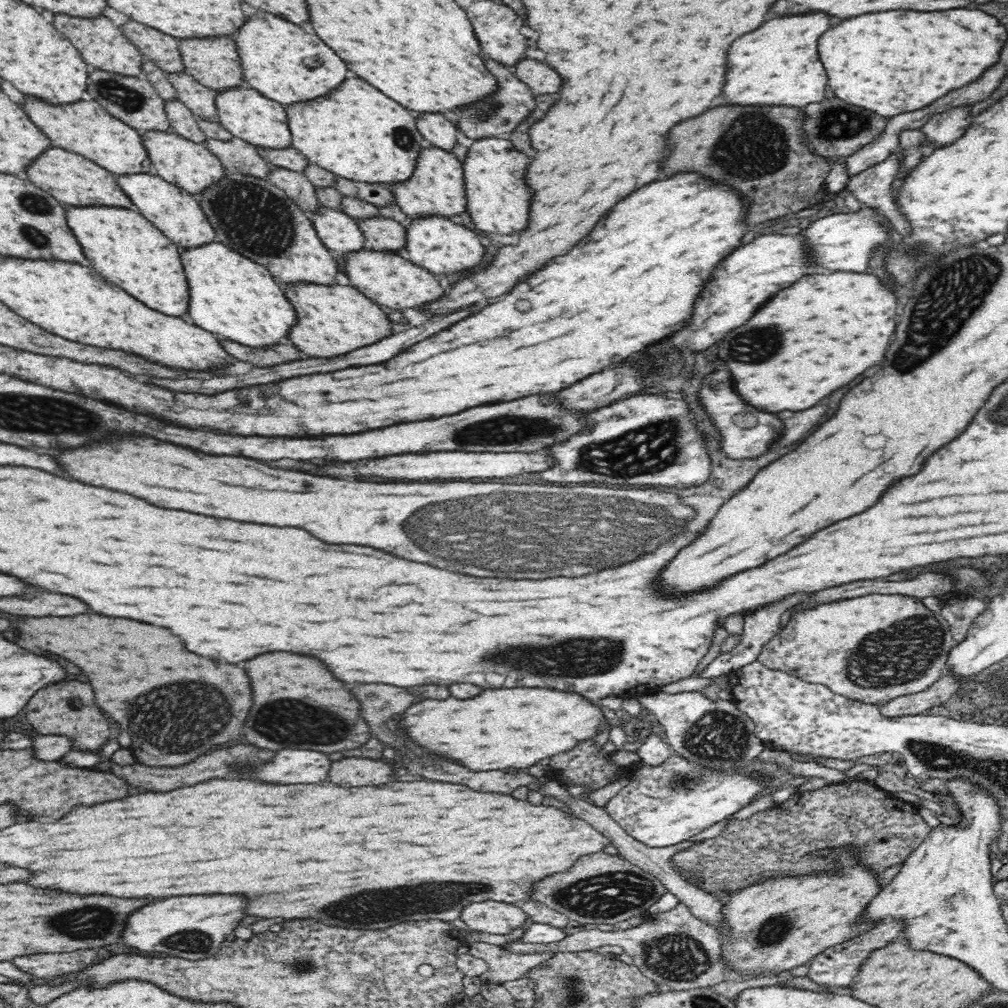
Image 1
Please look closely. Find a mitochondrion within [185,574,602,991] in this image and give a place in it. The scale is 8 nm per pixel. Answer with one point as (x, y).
(363, 908)

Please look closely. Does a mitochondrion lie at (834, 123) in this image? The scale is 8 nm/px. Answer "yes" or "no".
yes

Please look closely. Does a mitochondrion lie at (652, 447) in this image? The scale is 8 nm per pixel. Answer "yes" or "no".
yes

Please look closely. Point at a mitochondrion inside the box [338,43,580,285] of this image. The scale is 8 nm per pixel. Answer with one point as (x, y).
(486, 112)

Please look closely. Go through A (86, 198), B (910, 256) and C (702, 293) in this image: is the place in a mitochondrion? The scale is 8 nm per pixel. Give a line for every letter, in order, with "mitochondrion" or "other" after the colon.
A: other
B: mitochondrion
C: other

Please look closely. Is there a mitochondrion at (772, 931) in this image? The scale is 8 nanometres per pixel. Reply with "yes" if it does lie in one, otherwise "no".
yes

